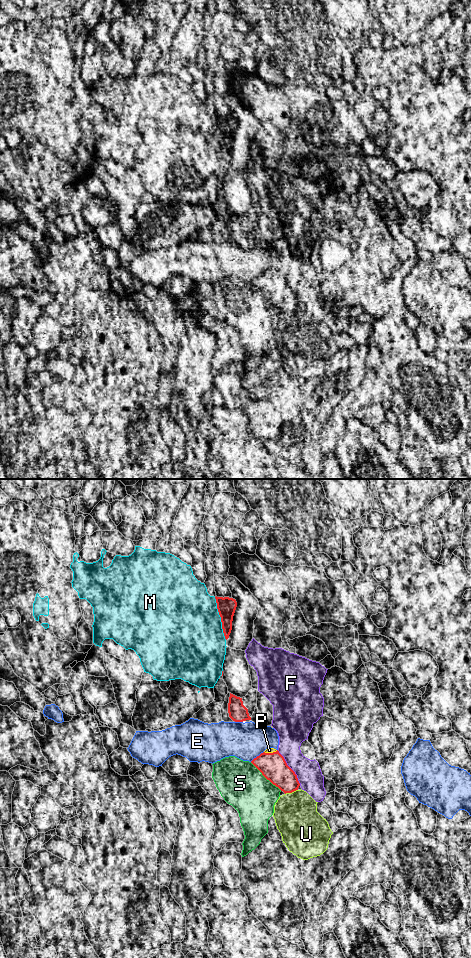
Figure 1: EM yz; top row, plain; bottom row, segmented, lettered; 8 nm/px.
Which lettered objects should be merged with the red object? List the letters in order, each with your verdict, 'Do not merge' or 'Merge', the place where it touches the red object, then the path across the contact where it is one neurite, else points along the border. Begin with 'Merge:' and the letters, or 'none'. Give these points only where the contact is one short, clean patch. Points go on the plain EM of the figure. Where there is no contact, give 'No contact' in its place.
Merge: P
E: Do not merge. Touches red at yz (257, 276)
F: Do not merge. Touches red at yz (290, 288)
M: Do not merge. Touches red at yz (221, 138)
P: Merge. Touches red at yz (270, 273)
S: Do not merge. Touches red at yz (266, 298)
U: Do not merge. Touches red at yz (291, 312)

